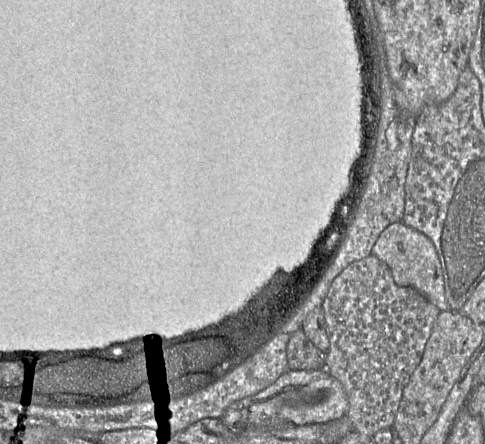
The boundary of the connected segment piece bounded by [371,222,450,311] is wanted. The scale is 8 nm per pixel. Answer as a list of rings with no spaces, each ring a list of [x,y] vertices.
[[[402,222],[389,225],[376,241],[372,254],[390,269],[394,282],[400,287],[411,287],[440,311],[450,310],[445,297],[444,279],[437,251],[423,233]]]

